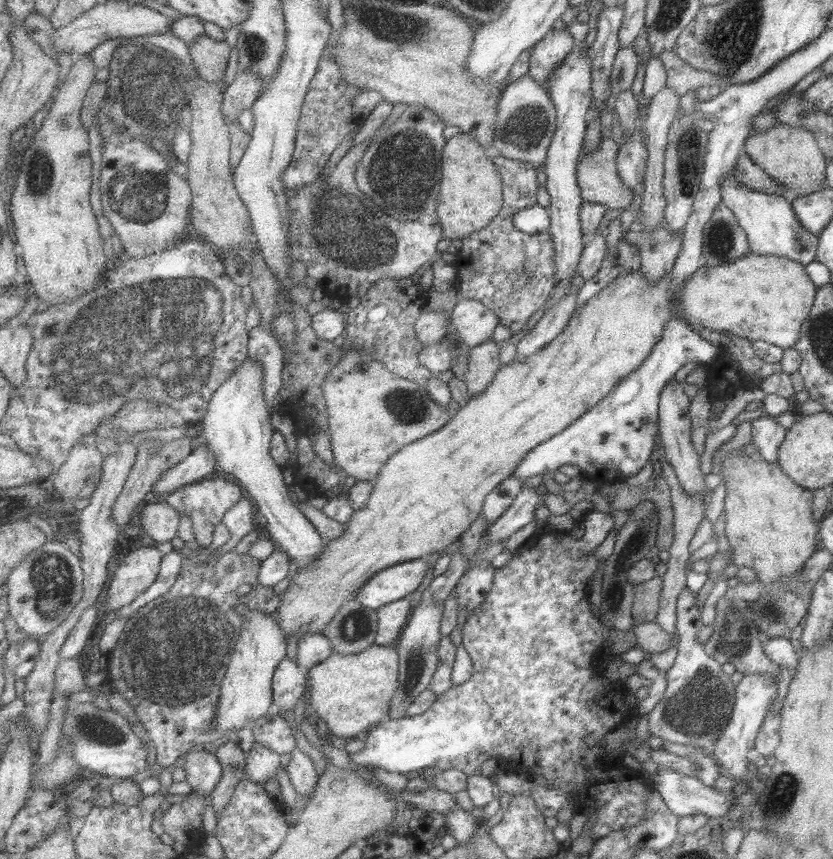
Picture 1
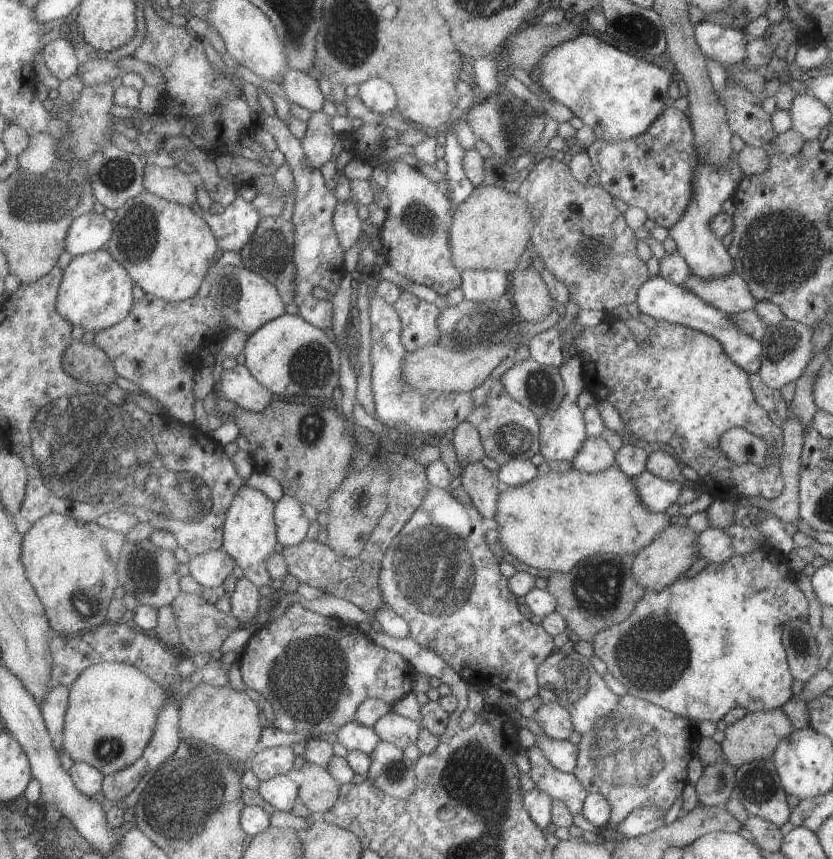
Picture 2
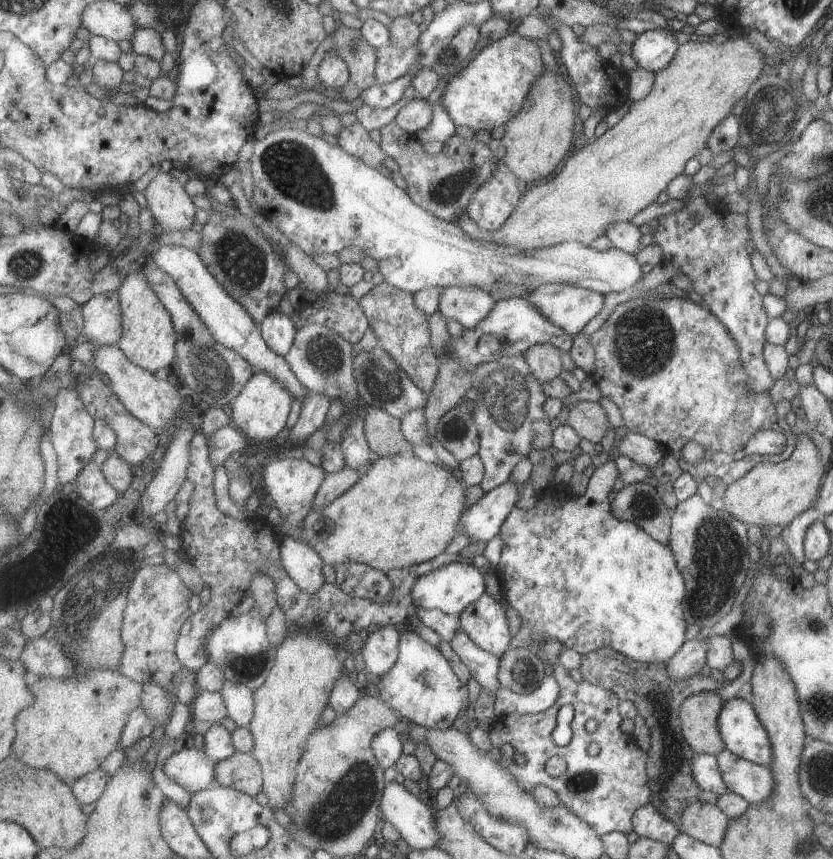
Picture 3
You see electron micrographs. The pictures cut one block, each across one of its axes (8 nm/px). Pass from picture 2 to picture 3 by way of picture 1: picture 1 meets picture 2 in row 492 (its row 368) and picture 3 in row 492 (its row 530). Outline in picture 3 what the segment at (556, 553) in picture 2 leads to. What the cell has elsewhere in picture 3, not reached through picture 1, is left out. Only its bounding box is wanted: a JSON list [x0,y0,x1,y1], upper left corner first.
[292,454,467,573]

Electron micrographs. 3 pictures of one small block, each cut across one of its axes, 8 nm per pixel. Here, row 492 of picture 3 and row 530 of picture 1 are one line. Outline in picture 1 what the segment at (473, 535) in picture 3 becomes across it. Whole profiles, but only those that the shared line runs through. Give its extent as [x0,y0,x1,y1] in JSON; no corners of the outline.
[486,487,544,545]

